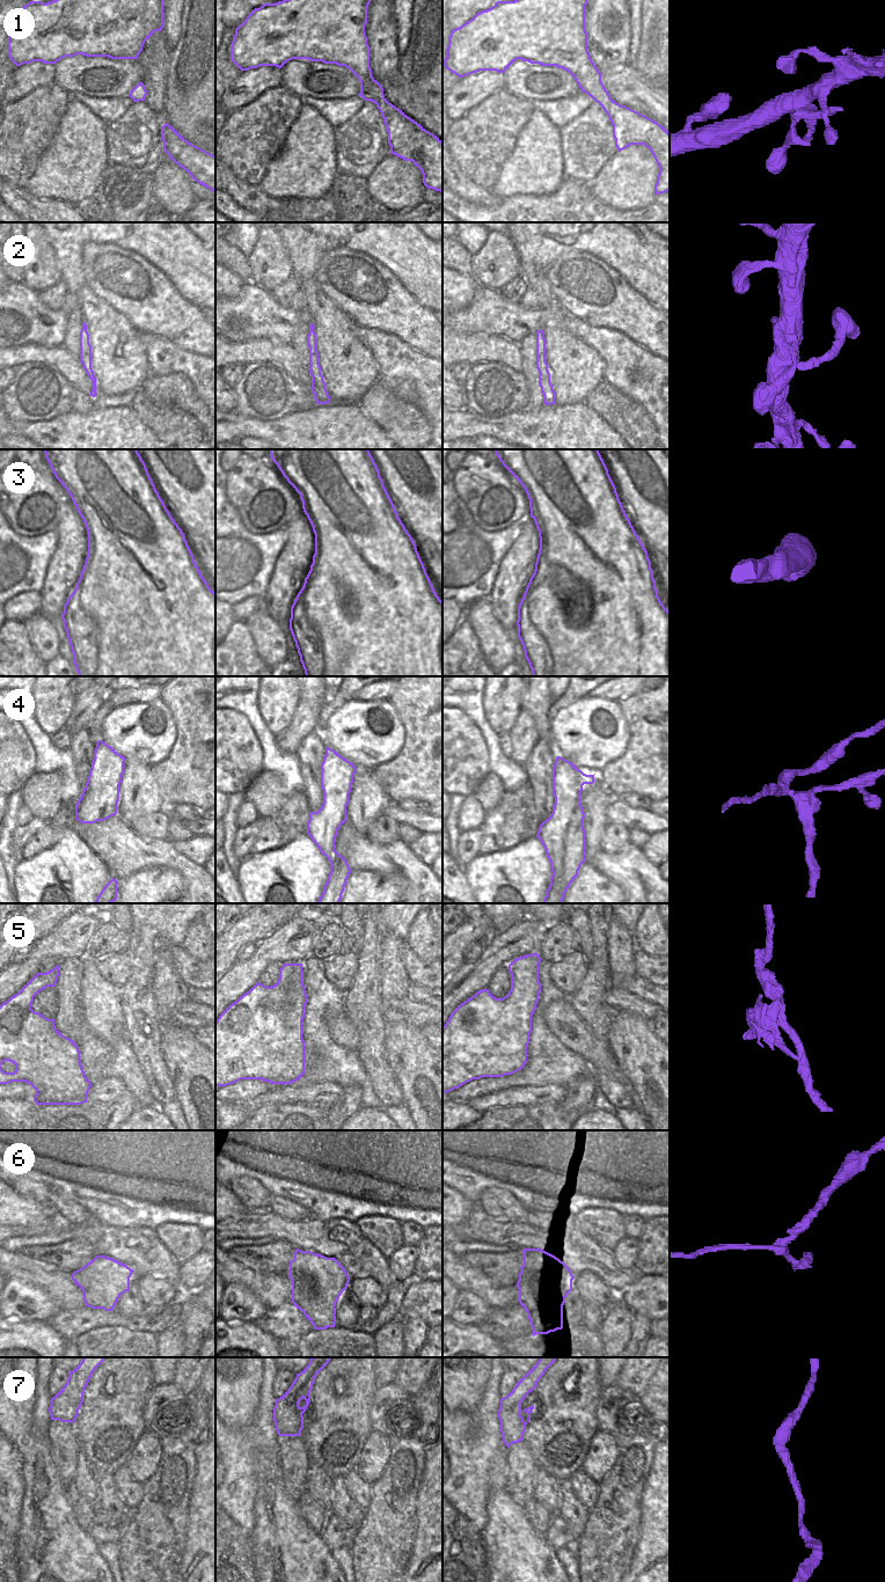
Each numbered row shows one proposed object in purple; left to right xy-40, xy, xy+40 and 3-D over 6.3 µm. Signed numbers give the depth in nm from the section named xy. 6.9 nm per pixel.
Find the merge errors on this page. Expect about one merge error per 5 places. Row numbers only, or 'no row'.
1, 4, 5, 6

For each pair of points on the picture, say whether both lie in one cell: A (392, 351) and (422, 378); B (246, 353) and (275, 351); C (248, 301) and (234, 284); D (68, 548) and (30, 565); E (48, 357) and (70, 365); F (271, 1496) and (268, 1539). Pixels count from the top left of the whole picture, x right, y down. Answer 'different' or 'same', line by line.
A: same
B: same
C: different
D: different
E: same
F: same

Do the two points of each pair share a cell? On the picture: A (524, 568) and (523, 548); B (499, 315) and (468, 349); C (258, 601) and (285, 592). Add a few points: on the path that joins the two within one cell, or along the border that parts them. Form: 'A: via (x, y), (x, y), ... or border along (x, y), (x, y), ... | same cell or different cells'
A: via (523, 563), (523, 553) | same cell
B: border along (456, 332), (497, 334), (510, 342) | different cells
C: border along (263, 597), (264, 607) | different cells

